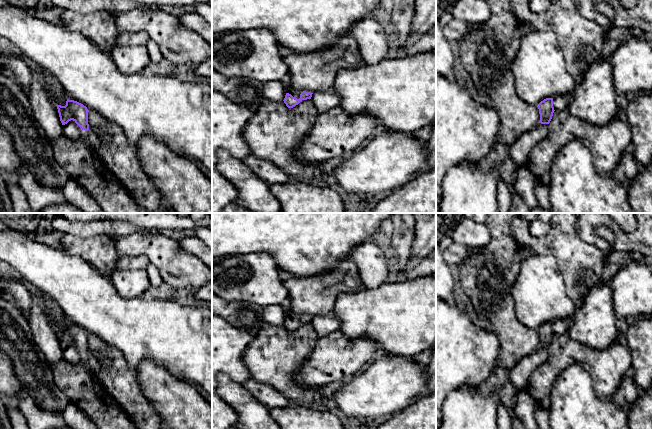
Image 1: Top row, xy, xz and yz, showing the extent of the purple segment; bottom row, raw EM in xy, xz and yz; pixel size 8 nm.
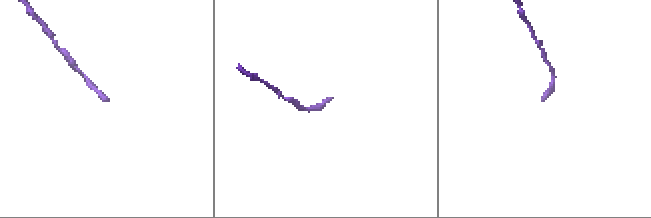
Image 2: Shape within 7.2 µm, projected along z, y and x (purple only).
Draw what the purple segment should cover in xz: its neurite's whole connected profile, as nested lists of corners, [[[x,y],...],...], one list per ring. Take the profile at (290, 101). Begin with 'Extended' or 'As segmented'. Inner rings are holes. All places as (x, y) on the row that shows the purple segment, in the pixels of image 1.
Extended. [[[286,85],[286,95],[284,98],[284,103],[288,108],[293,108],[296,105],[298,105],[302,100],[311,99],[312,94],[311,92],[300,92],[296,91],[293,88],[291,88],[289,85]]]

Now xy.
Extended. [[[67,99],[66,105],[57,105],[57,109],[63,125],[64,136],[72,141],[82,141],[92,149],[99,149],[99,137],[89,130],[89,110],[86,106],[77,101]]]

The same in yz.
Extended. [[[546,98],[537,105],[540,114],[539,124],[530,132],[523,134],[508,148],[515,168],[518,170],[524,167],[528,161],[531,150],[541,142],[548,134],[548,124],[553,113],[553,98]]]

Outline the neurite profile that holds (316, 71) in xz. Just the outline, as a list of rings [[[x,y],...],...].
[[[348,35],[326,49],[294,52],[283,58],[289,70],[287,85],[296,91],[329,92],[339,72],[356,69],[365,63],[357,41]]]

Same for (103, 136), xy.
[[[89,129],[88,131],[94,132],[99,137],[99,139],[104,143],[108,143],[111,140],[111,136],[106,132],[102,132],[100,129]]]

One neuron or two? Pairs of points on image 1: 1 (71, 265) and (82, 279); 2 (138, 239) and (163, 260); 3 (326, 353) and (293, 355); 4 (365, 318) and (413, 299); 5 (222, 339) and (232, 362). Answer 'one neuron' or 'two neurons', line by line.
1: one neuron
2: one neuron
3: two neurons
4: one neuron
5: one neuron

